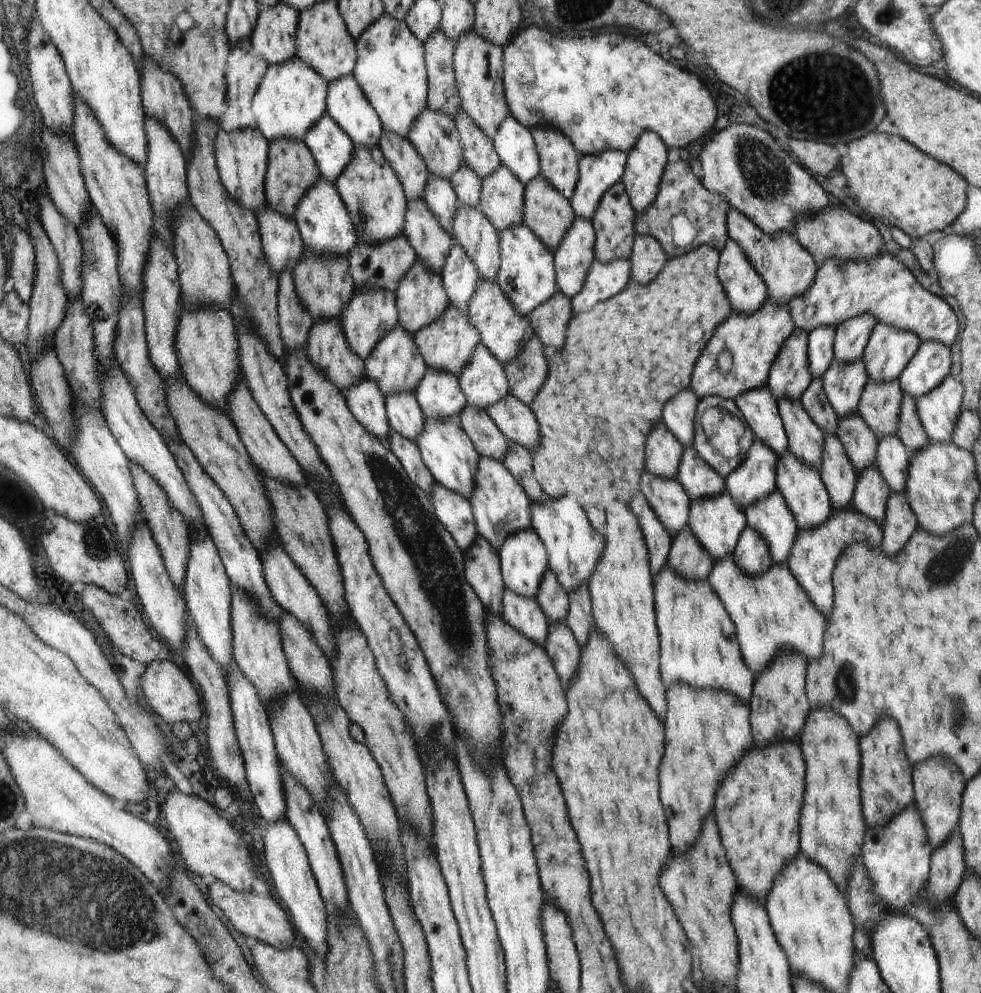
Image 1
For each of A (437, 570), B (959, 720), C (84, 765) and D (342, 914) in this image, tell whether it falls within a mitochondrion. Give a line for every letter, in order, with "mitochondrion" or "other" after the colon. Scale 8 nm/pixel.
A: mitochondrion
B: mitochondrion
C: other
D: other

